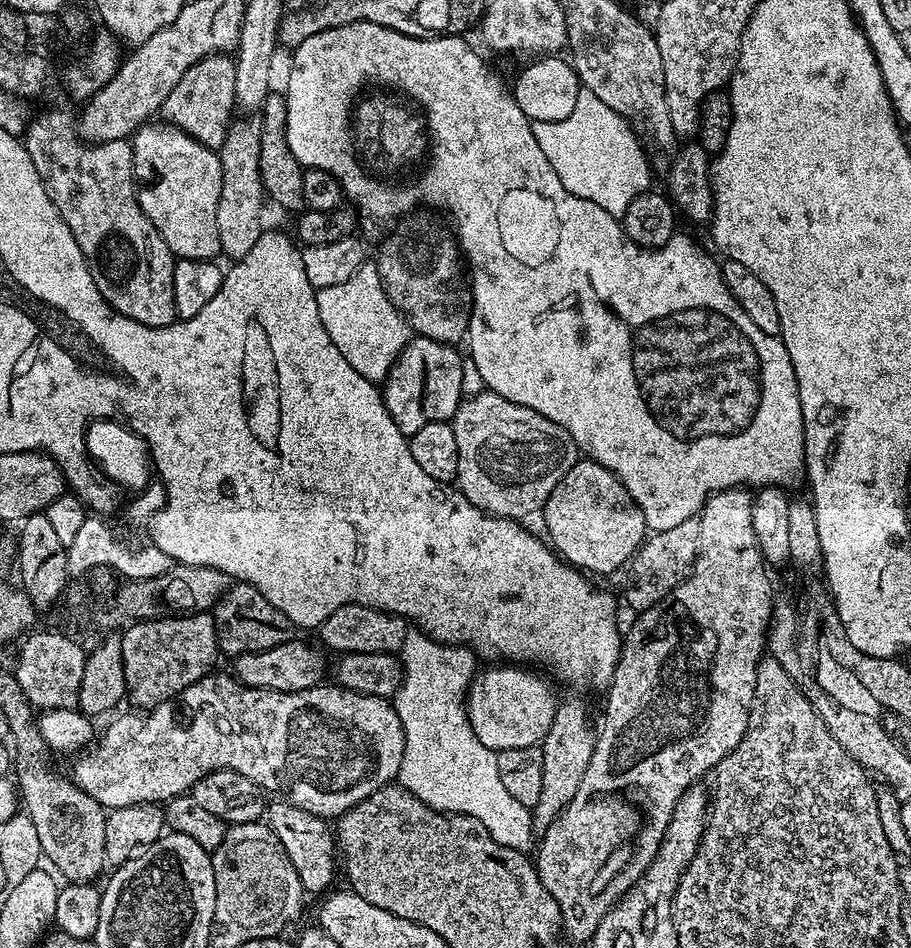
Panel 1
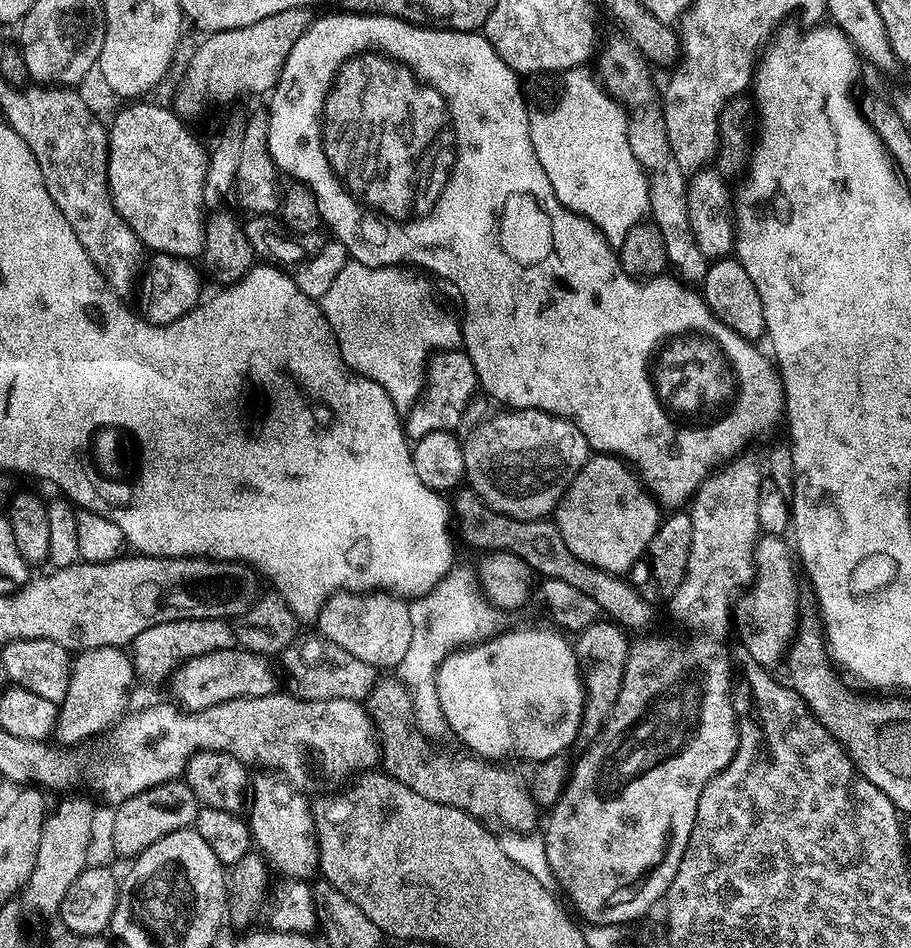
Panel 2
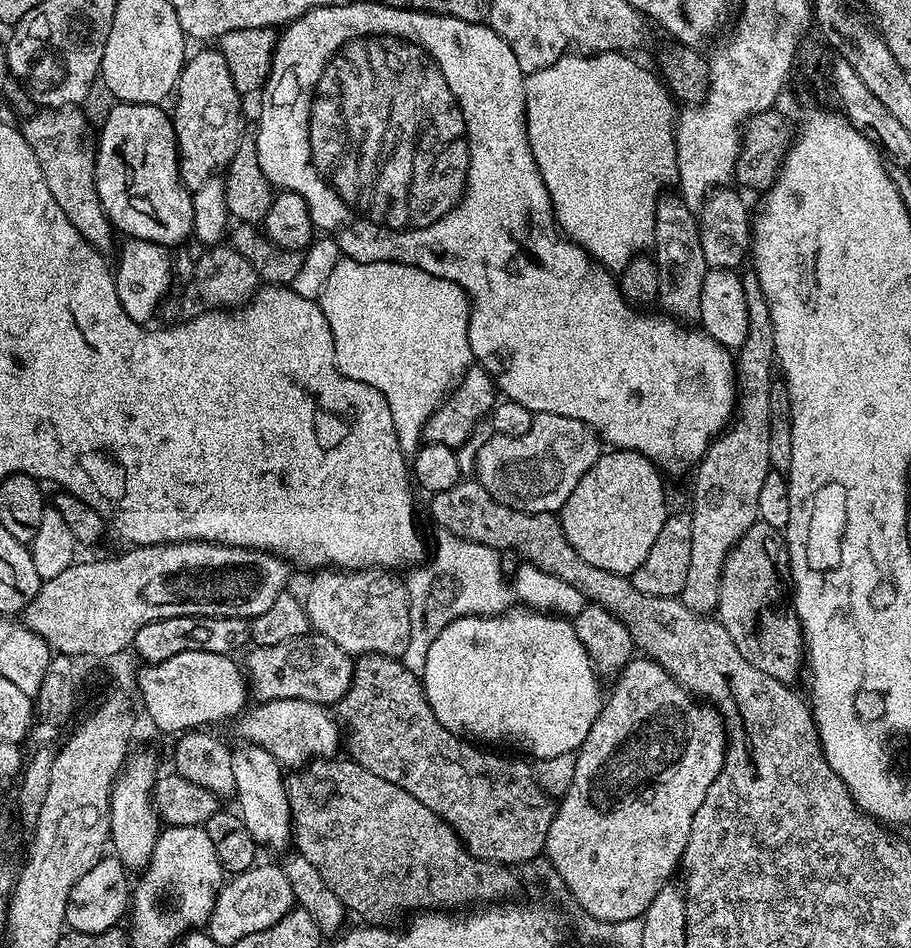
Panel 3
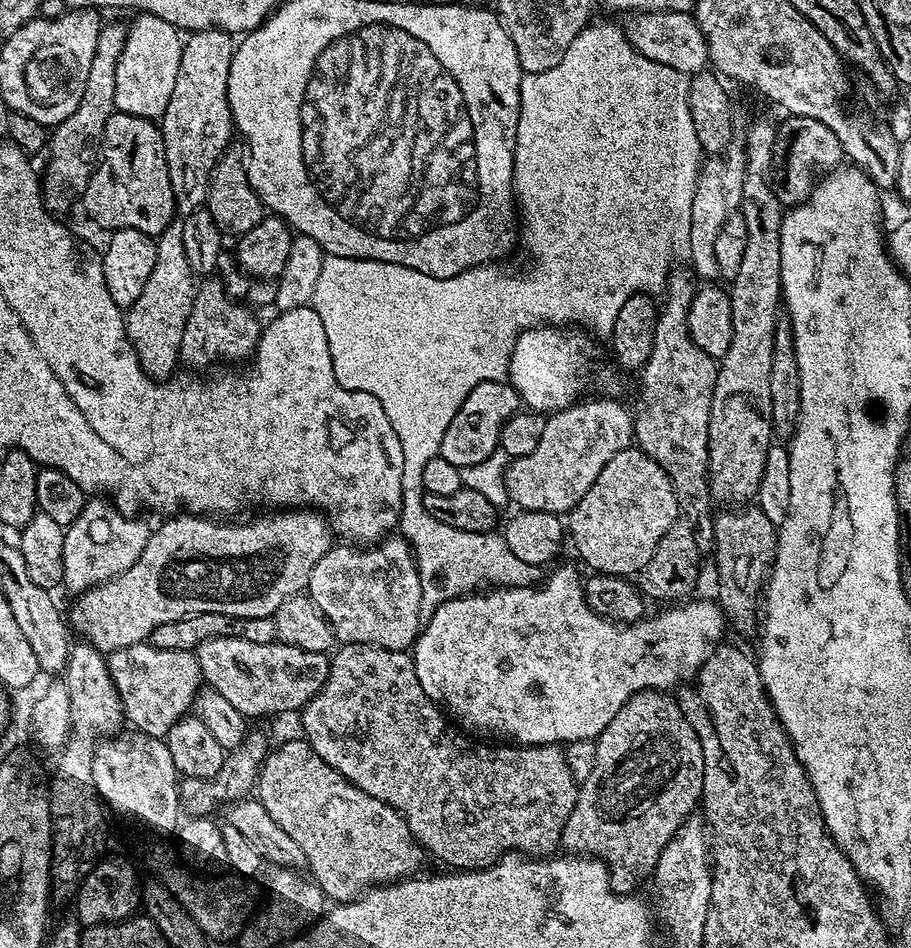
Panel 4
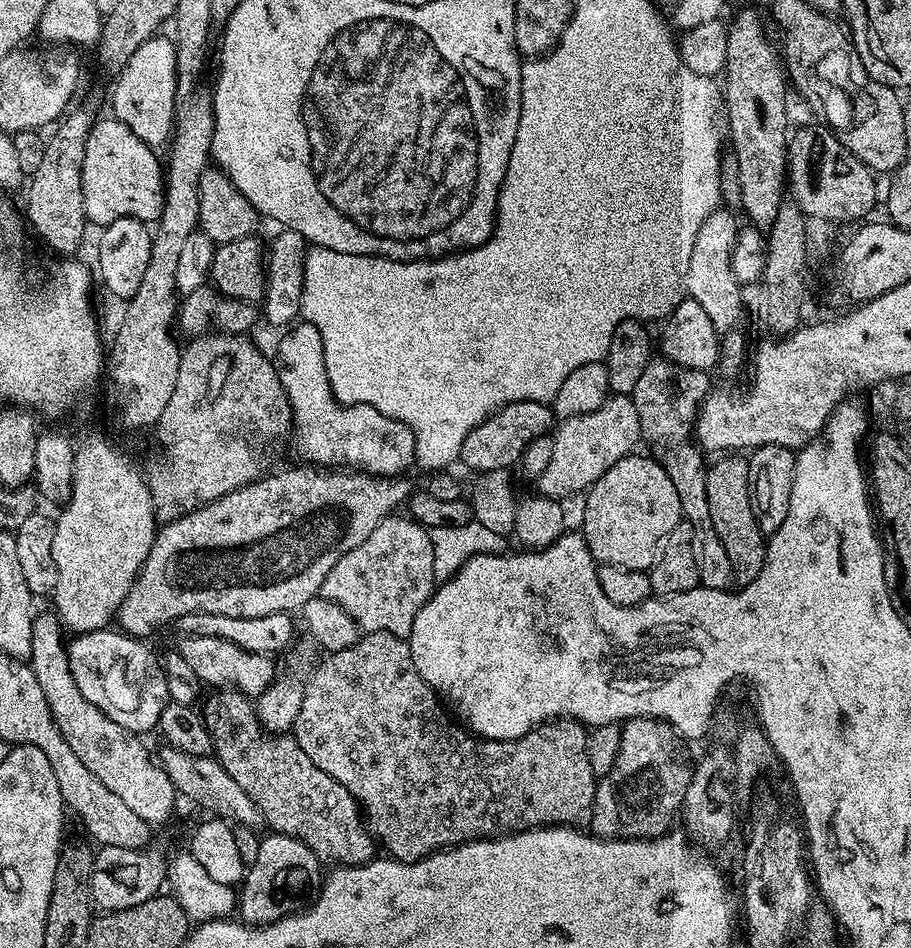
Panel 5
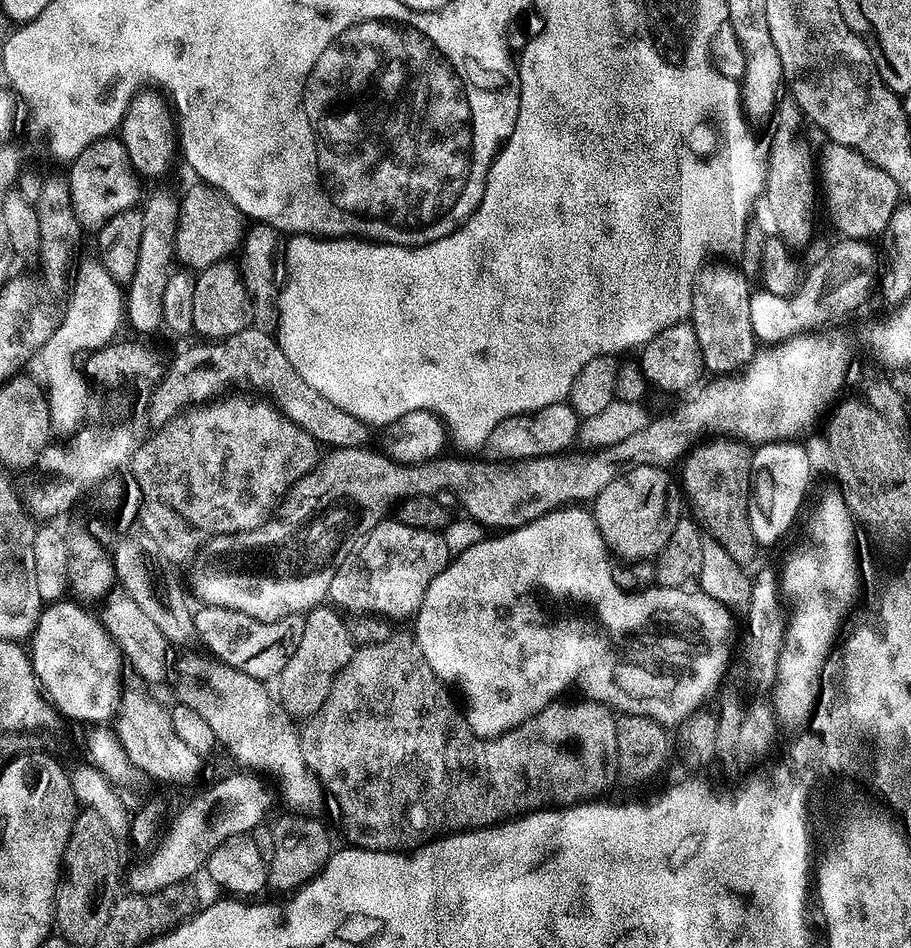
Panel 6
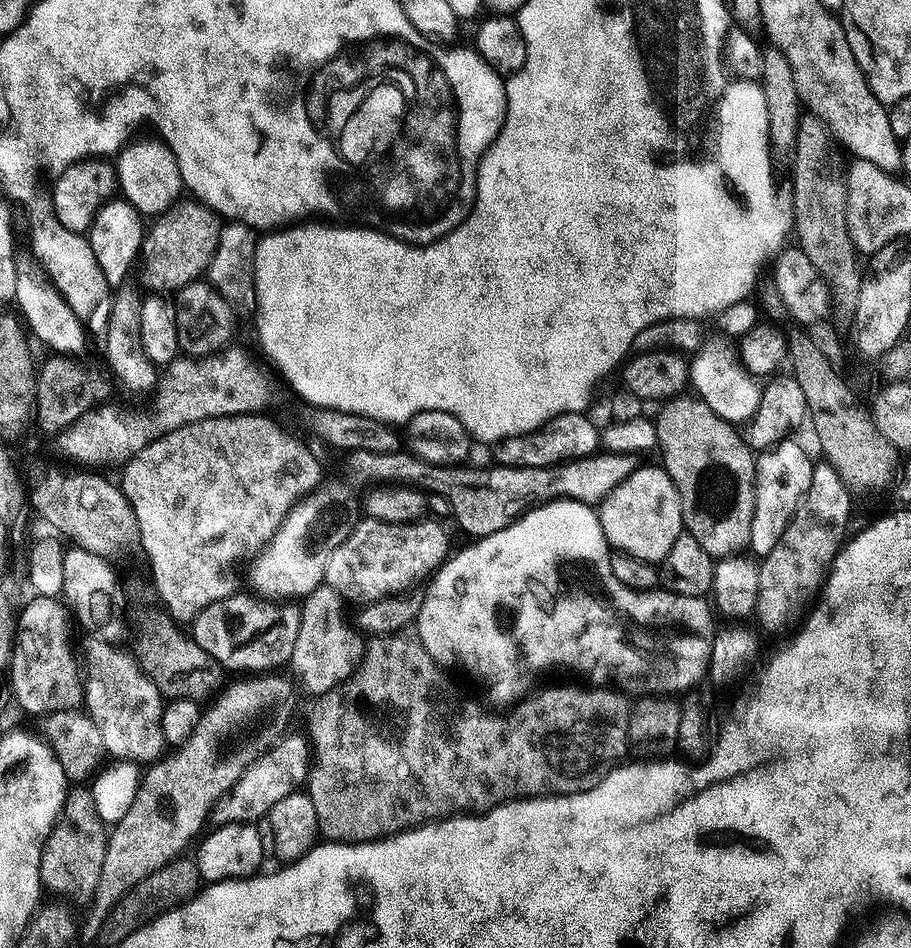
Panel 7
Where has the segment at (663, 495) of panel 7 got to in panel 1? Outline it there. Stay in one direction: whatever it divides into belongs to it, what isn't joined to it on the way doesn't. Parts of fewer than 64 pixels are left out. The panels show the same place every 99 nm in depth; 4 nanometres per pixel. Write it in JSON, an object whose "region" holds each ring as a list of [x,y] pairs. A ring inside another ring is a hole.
{"region":[[[580,458],[554,486],[542,509],[551,547],[574,568],[585,573],[616,572],[636,555],[646,539],[644,515],[626,486],[597,460]]]}

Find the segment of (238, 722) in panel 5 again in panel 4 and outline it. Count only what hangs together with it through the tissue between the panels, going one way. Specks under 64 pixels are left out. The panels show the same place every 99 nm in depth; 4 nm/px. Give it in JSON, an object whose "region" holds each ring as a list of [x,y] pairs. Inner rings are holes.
{"region":[[[303,738],[286,741],[277,752],[276,749],[269,751],[268,757],[264,760],[264,765],[260,768],[258,799],[262,806],[266,808],[267,813],[270,814],[270,817],[278,822],[278,826],[286,830],[291,838],[294,838],[295,844],[299,845],[306,856],[307,871],[312,871],[309,872],[311,879],[315,880],[316,885],[324,891],[325,897],[336,904],[349,904],[352,900],[357,900],[359,896],[363,896],[365,892],[370,891],[371,888],[379,888],[382,884],[395,884],[397,880],[415,877],[419,873],[416,871],[419,870],[420,863],[426,860],[424,849],[413,838],[410,826],[404,821],[404,815],[401,812],[394,810],[386,802],[358,790],[358,786],[354,786],[342,774],[338,774],[338,770],[334,770],[334,766],[326,766],[326,762],[322,762],[322,758],[318,758],[318,754],[314,754],[314,750],[308,745],[308,741]]]}

